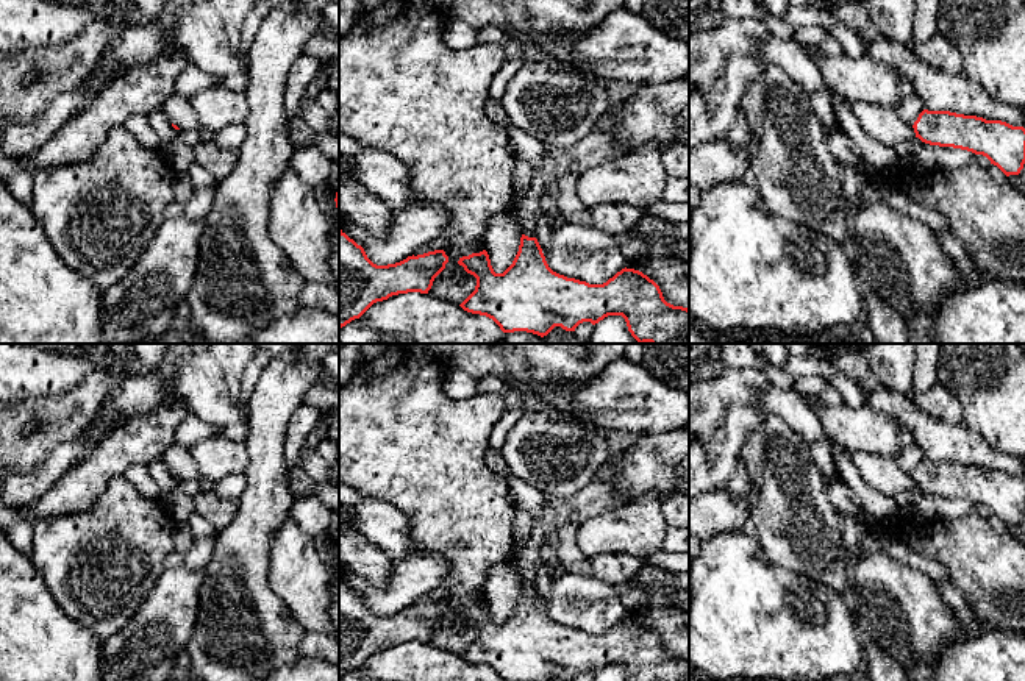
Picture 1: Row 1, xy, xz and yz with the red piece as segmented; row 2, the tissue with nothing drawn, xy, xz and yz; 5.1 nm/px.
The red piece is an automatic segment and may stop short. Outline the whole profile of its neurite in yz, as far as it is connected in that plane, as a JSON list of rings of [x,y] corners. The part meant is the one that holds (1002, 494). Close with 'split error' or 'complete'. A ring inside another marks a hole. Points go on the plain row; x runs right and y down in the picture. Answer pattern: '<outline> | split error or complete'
[[[923,459],[912,475],[916,487],[930,495],[953,497],[986,506],[1006,526],[1025,514],[1025,478],[950,461]]] | complete

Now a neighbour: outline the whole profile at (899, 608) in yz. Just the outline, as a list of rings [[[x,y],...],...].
[[[883,551],[859,553],[850,581],[862,640],[880,645],[905,672],[917,662],[934,670],[945,650],[967,637],[936,583]]]

